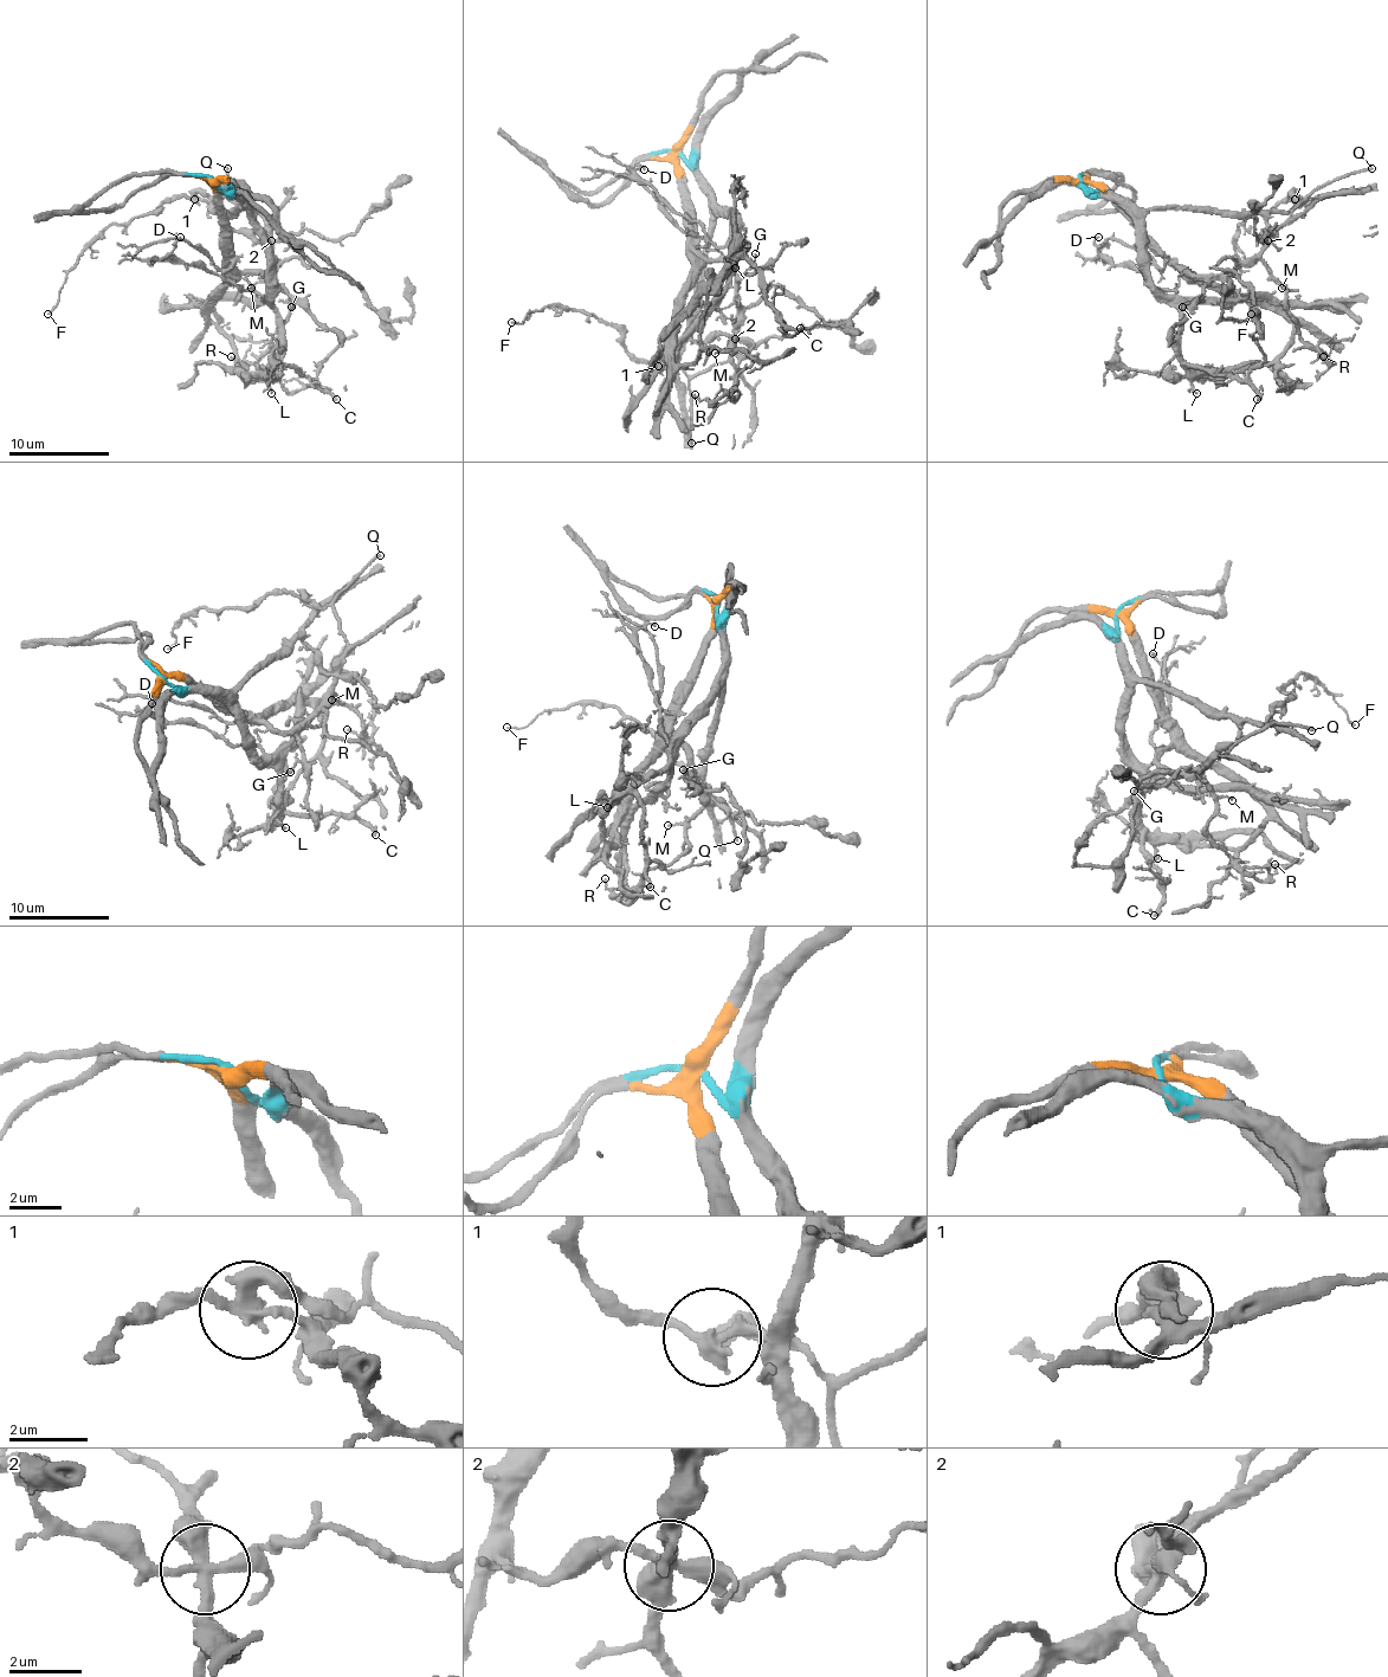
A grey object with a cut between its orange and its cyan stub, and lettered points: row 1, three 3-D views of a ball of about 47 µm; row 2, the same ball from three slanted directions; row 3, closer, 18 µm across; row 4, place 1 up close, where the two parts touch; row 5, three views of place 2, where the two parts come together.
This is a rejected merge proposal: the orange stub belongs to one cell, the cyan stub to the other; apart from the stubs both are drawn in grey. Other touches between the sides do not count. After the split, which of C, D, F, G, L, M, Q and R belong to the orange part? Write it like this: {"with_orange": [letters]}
{"with_orange": ["G", "M", "Q", "R"]}

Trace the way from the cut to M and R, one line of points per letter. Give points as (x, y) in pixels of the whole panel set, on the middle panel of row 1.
M: (677, 152), (685, 224), (692, 232), (692, 244), (708, 259), (728, 259), (735, 268), (737, 330), (715, 353)
R: (677, 152), (685, 224), (708, 259), (735, 268), (733, 348), (753, 358), (720, 399), (695, 393)

